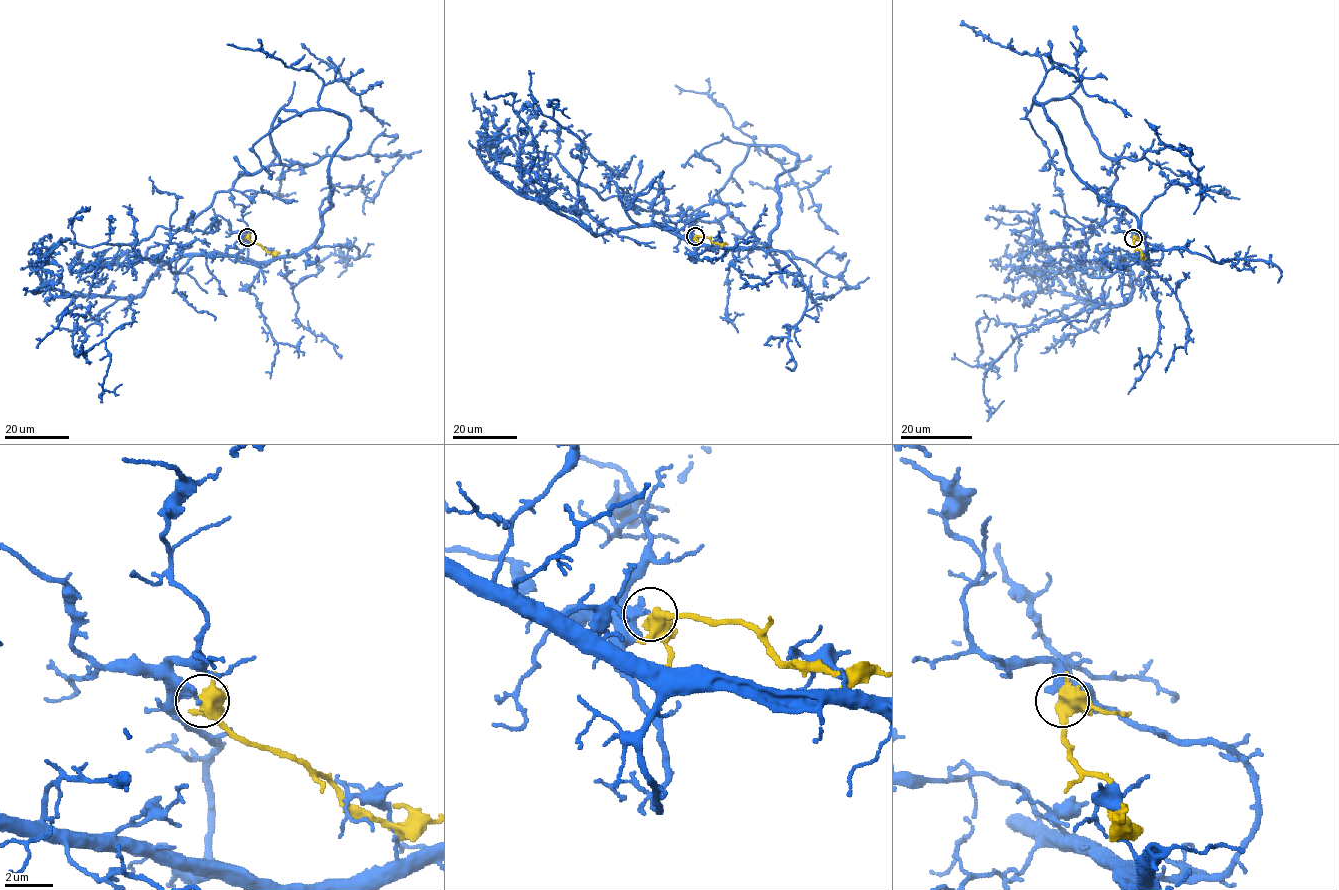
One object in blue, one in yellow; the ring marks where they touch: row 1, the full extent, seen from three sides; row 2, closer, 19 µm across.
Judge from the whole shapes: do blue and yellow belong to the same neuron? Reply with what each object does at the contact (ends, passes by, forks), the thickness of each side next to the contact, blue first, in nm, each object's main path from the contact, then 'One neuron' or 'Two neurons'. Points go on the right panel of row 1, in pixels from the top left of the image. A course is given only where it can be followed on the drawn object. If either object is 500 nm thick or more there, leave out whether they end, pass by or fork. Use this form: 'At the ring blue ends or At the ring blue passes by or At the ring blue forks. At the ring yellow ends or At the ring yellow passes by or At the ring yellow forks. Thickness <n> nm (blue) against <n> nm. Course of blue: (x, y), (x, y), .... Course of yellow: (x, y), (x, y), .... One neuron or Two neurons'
At the ring blue ends. At the ring yellow forks. Thickness 300 nm (blue) against 480 nm. Course of blue: (1133, 238), (1162, 259), (1034, 101), (1069, 98), (1118, 163), (1104, 219), (1041, 249), (1037, 218), (988, 216). Course of yellow: (1133, 238), (1134, 246), (1142, 256). Two neurons

